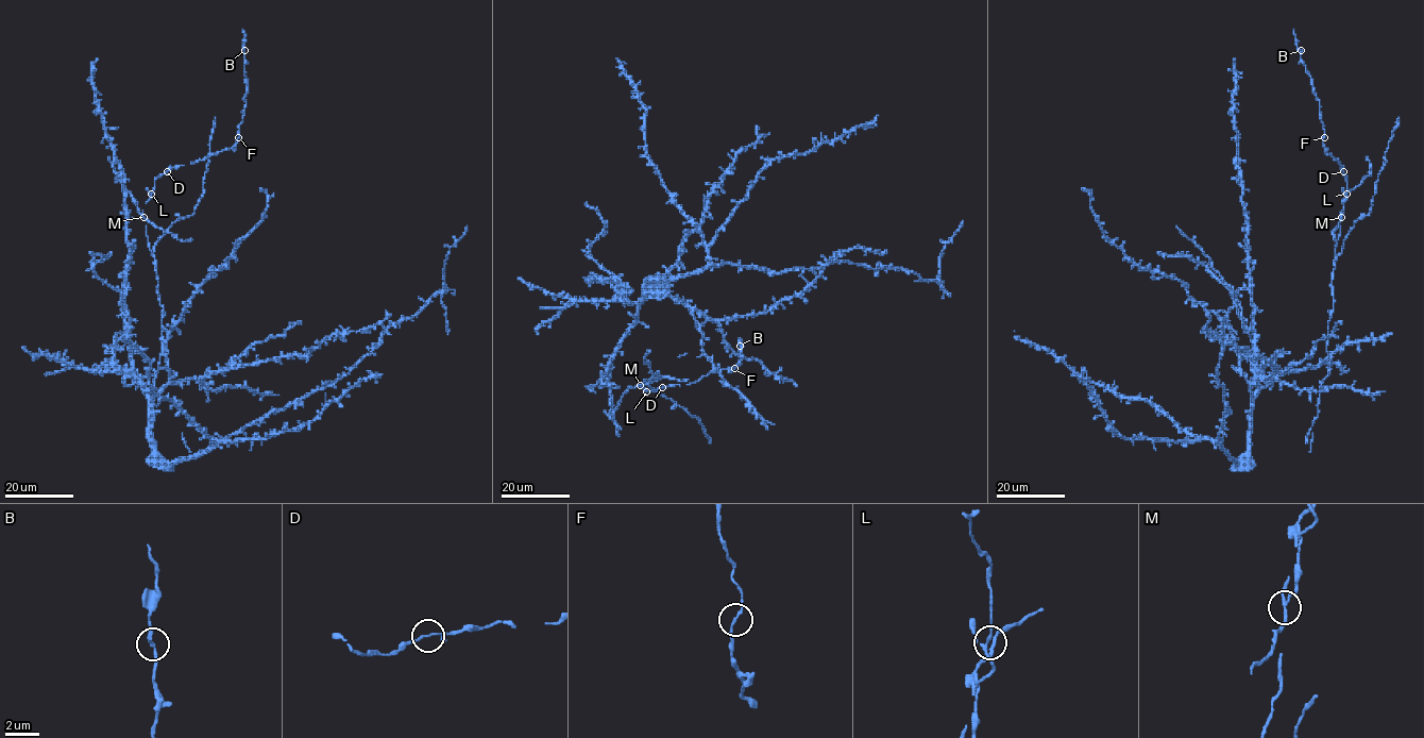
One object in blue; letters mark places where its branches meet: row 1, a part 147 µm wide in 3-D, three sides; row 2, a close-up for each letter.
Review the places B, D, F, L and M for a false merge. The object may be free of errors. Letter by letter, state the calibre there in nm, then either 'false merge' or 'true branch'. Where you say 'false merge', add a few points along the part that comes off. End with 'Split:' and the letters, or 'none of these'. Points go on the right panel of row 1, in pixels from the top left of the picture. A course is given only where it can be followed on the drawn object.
B: 160 nm | true branch
D: 130 nm | true branch
F: 130 nm | true branch
L: 140 nm | true branch
M: 140 nm | false merge | (1340, 217), (1348, 193), (1371, 173), (1368, 156)
Split: M

